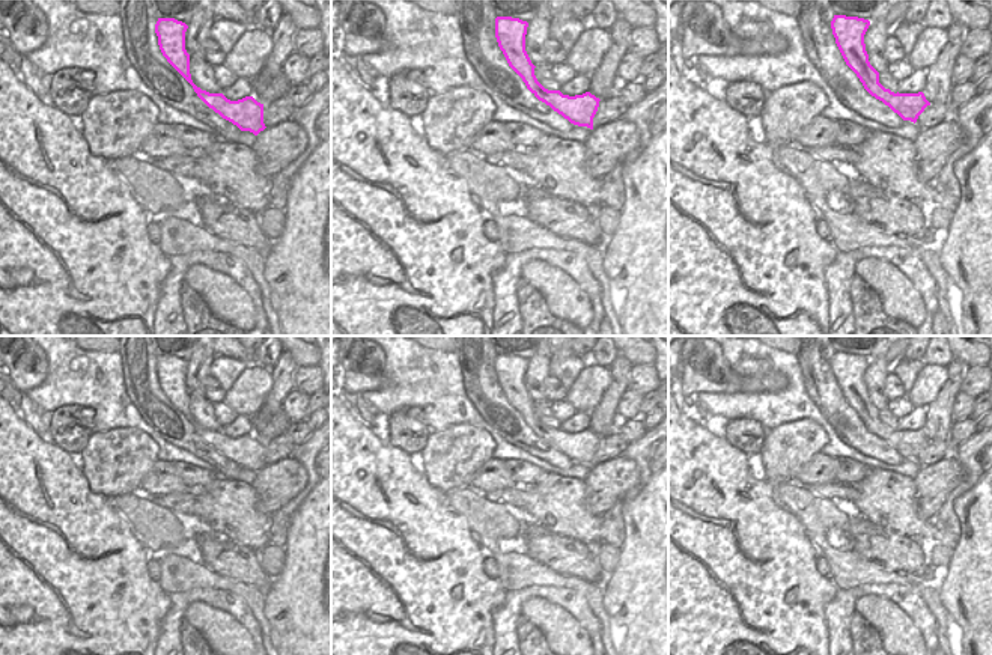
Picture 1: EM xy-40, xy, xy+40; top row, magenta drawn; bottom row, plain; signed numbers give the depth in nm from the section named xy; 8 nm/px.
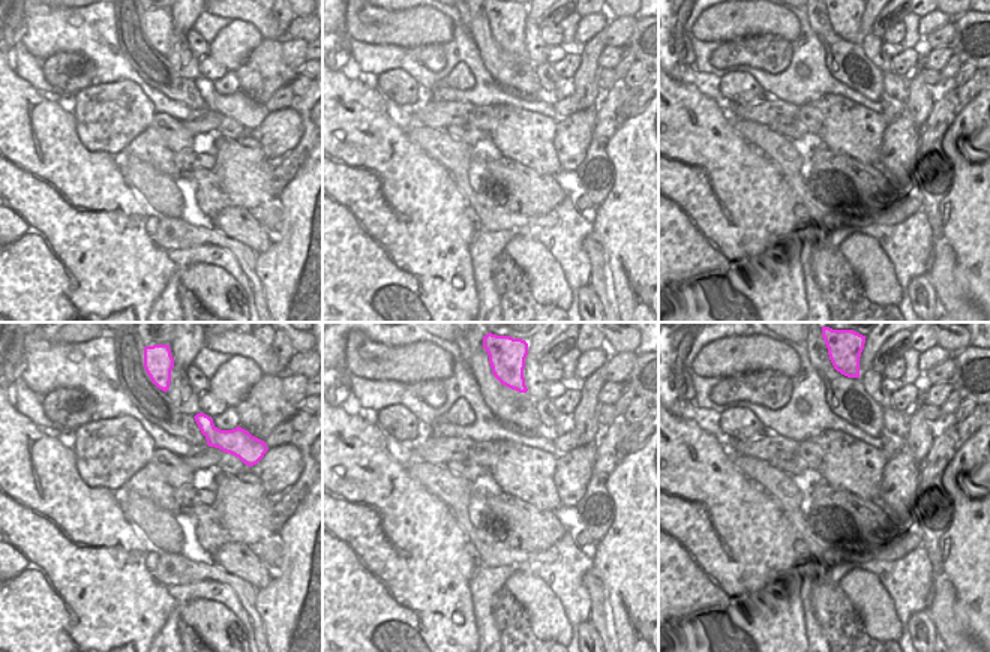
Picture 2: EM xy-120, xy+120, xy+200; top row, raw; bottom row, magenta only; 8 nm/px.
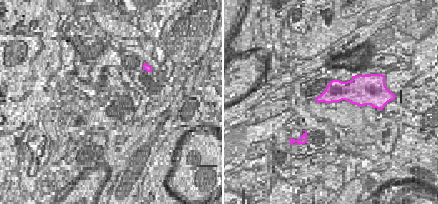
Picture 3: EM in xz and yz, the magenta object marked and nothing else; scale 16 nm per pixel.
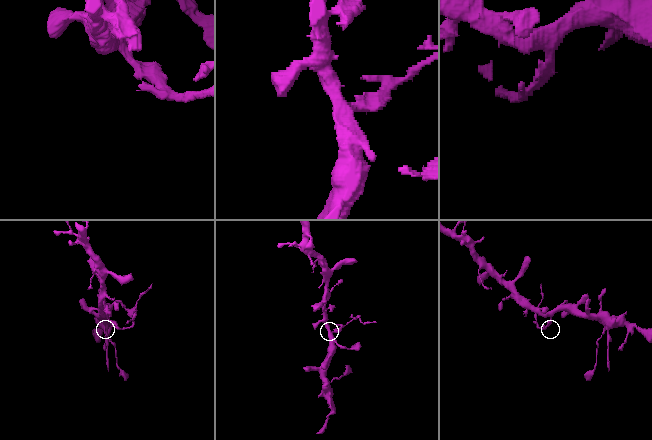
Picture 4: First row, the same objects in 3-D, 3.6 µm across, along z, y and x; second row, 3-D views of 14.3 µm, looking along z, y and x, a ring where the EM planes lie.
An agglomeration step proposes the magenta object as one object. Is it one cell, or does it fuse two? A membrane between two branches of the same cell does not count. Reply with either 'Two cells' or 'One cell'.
Two cells.

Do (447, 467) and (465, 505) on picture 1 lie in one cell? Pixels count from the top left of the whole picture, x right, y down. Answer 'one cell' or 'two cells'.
two cells

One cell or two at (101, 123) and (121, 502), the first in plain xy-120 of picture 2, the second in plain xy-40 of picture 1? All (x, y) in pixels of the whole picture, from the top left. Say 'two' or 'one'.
two

